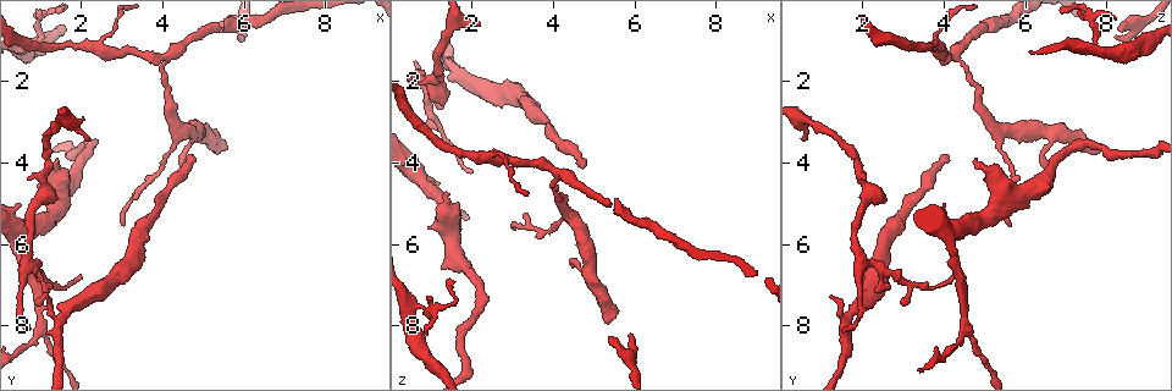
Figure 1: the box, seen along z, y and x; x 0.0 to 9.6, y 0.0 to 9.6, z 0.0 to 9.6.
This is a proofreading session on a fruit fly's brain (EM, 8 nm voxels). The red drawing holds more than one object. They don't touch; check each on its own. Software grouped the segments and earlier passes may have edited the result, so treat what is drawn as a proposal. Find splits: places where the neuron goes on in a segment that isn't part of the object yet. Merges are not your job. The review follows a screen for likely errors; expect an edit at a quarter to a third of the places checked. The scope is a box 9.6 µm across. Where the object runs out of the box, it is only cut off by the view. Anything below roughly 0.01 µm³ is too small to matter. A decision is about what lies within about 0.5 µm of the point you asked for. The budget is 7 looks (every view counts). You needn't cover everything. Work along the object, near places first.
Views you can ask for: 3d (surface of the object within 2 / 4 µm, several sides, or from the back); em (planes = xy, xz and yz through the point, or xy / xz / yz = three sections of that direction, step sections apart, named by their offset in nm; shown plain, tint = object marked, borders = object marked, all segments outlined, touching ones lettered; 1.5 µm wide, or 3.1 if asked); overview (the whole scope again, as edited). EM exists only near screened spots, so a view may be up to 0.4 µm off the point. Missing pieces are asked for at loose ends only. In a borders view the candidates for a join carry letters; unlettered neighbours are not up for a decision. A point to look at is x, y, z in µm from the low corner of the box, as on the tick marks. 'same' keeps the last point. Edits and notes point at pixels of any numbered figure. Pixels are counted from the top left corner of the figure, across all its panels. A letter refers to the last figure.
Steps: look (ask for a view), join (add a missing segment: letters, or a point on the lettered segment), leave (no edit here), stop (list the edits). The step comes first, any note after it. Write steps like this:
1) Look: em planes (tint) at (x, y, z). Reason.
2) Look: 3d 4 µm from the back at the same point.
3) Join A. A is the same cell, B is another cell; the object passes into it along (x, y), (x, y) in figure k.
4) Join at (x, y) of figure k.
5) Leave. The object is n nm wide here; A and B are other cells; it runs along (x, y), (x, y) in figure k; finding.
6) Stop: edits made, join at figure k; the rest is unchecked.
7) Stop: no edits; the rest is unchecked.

Look: em planes (plain) at (5.40, 0.70, 8.25).

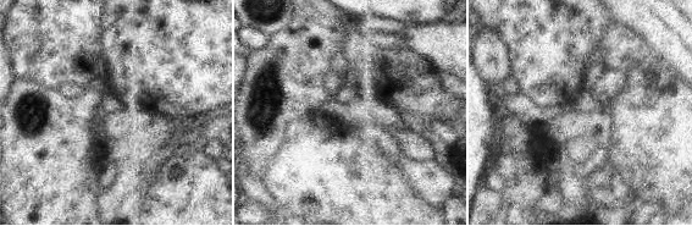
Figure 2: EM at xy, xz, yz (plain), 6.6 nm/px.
Look: em planes (borders) at the same point.

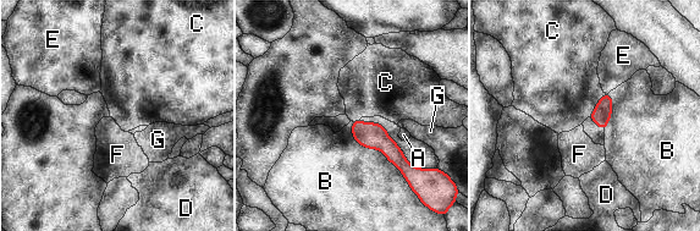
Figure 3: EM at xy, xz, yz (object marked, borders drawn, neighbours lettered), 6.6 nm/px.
Leave. A, B, C, D, E, F and G are other cells; a border runs along (605, 93), (589, 116) in figure 3; none of them fits.

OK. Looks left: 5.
Look: 3d 2 µm at (5.25, 3.65, 7.90). Thick end.

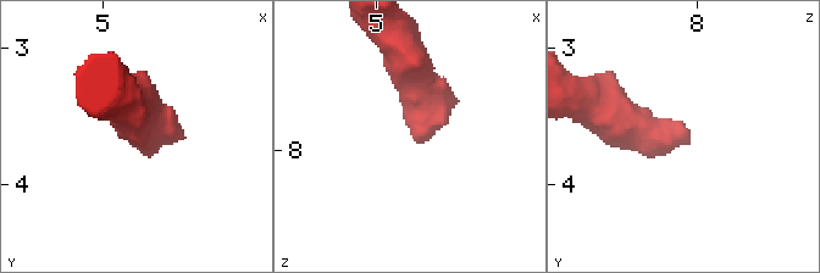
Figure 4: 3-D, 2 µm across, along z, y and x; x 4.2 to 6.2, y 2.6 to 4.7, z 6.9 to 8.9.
Look: em planes (borders) at (5.32, 3.68, 7.96). Now the EM.

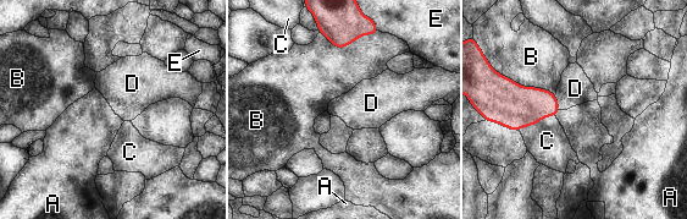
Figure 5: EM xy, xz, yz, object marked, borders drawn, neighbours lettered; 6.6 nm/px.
Leave. The longest contact is with B, 480 nm; A, B, C, D and E are other cells; no lettered segment goes on from it.

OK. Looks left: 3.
Look: 3d 4 µm at (4.80, 3.80, 4.10). End of a long branch.

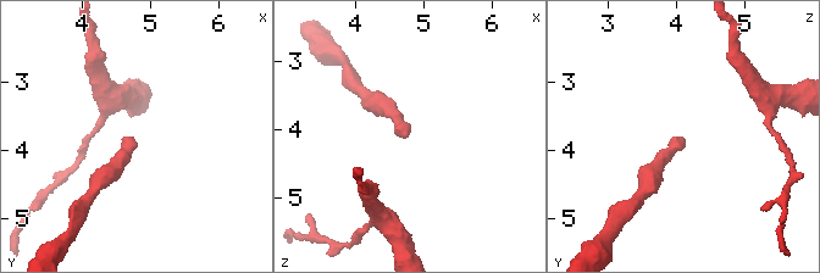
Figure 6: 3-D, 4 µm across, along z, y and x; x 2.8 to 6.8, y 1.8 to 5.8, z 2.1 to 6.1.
Look: em planes (borders) at (4.75, 3.80, 4.05). Now the EM.

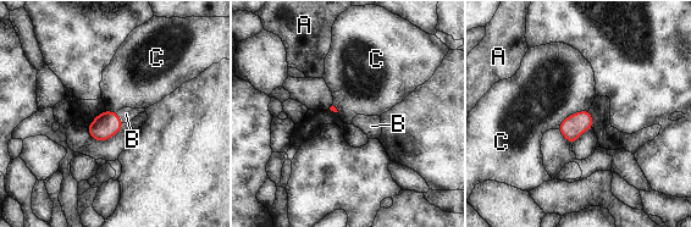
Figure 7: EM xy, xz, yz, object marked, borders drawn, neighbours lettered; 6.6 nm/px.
Join B. B is the same cell, A and C are other cells; it goes on there.

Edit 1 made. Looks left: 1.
Stop: edits made, join at figure 7; the rest is unchecked.

